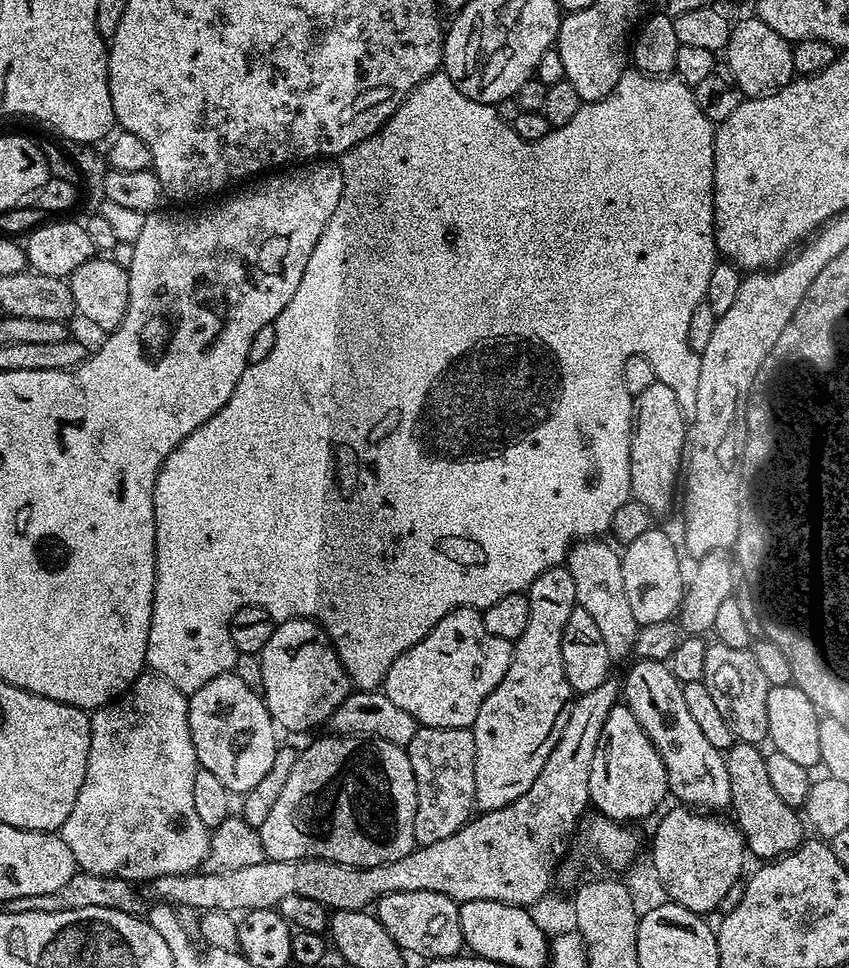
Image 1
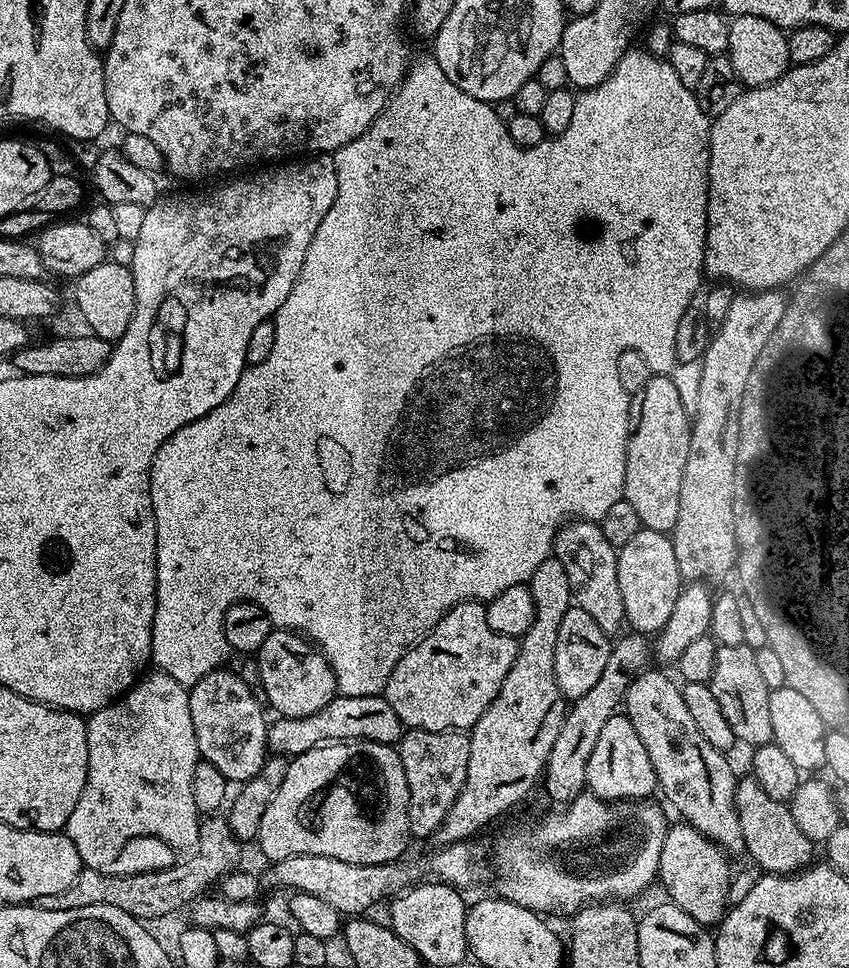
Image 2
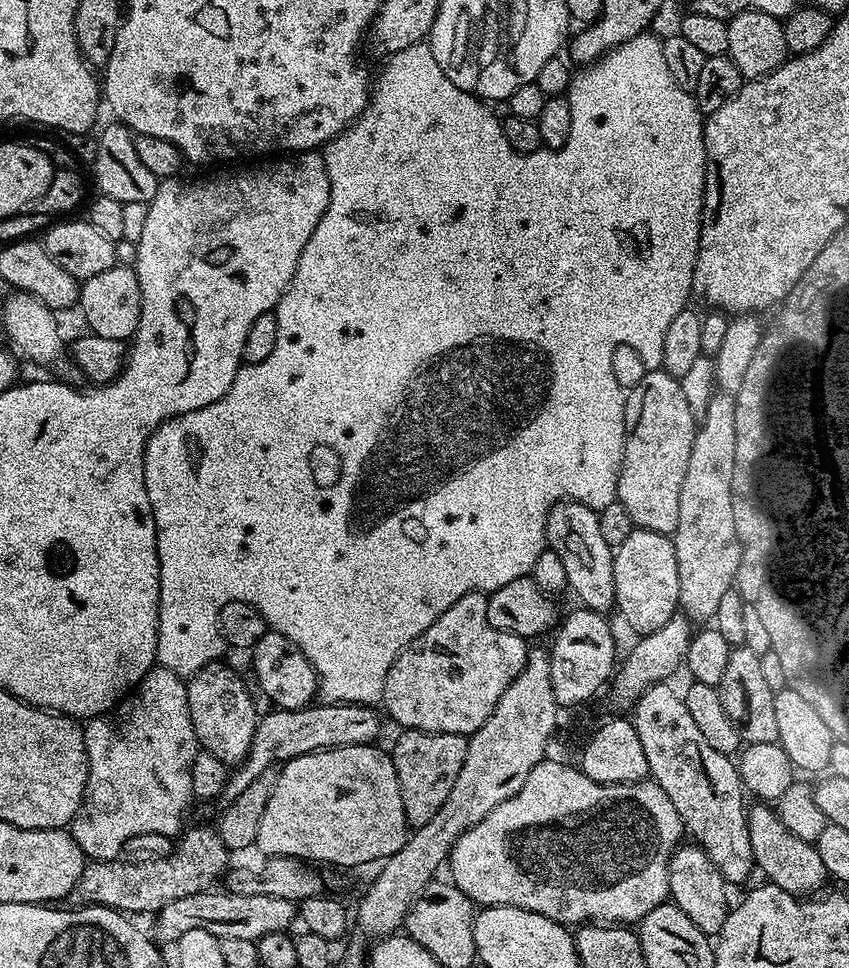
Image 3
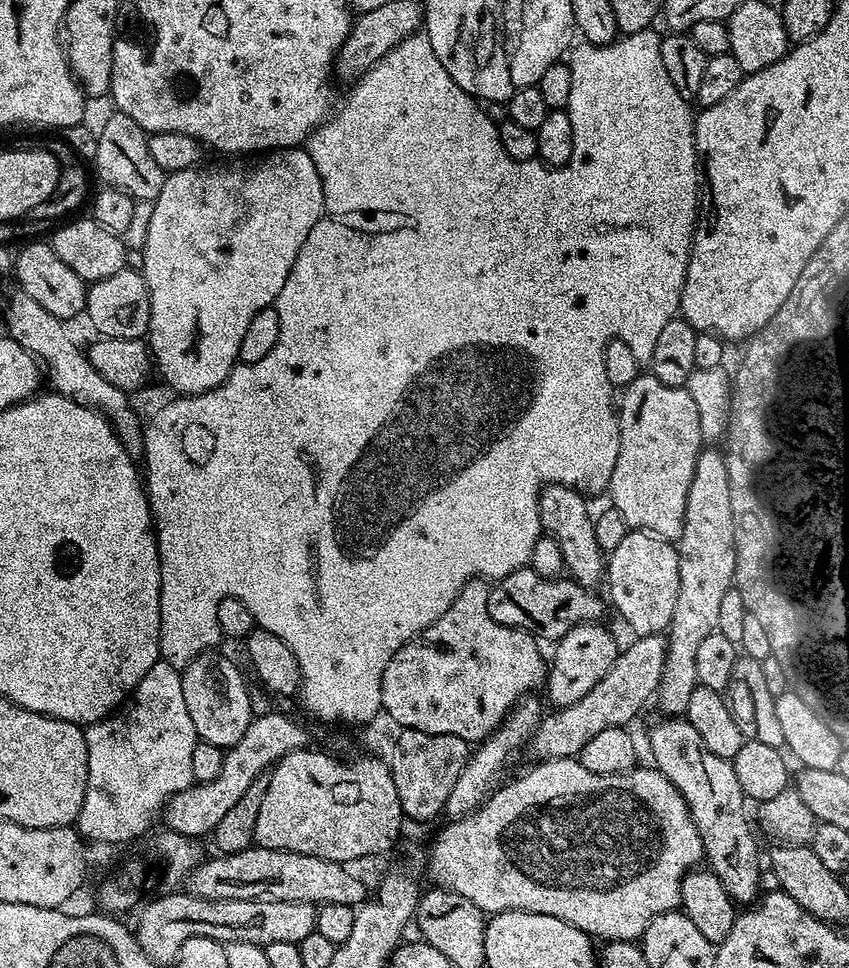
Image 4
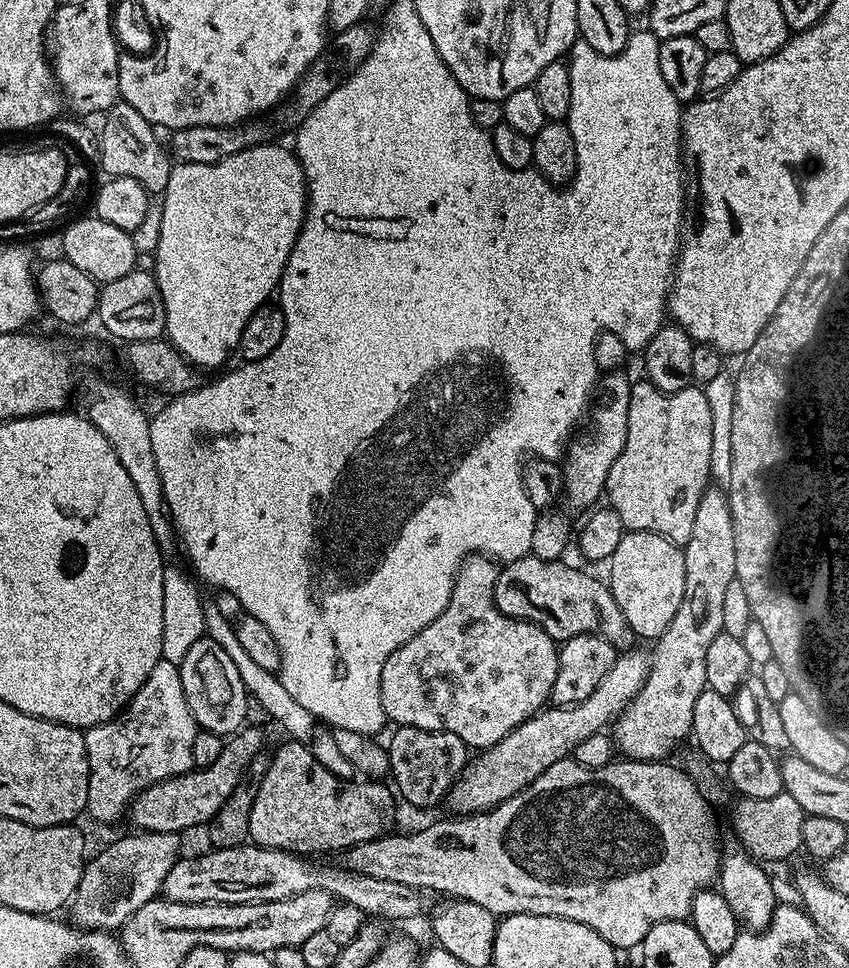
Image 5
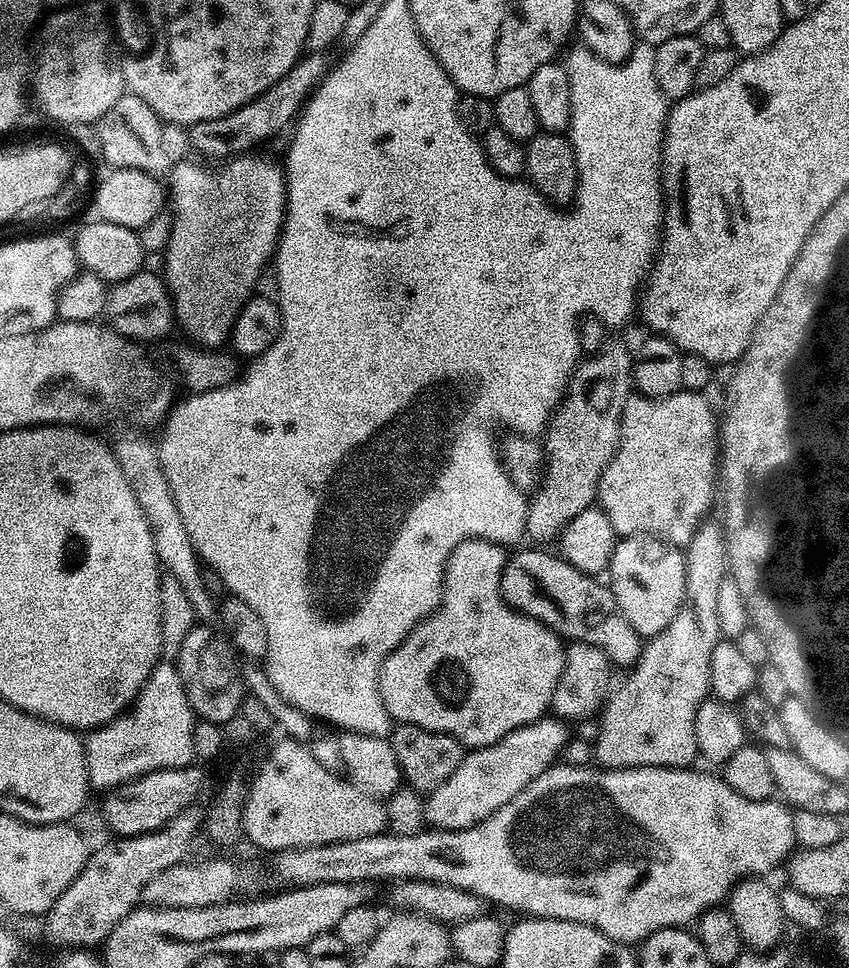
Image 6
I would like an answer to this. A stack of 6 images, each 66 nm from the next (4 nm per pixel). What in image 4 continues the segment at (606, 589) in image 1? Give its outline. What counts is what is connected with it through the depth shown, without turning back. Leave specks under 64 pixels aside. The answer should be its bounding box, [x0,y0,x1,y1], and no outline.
[540,484,606,589]

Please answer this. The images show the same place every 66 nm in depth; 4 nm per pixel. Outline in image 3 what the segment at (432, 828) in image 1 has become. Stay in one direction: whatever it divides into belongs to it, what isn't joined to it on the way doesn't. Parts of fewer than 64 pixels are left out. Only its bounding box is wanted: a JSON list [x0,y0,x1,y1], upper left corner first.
[390,728,468,829]

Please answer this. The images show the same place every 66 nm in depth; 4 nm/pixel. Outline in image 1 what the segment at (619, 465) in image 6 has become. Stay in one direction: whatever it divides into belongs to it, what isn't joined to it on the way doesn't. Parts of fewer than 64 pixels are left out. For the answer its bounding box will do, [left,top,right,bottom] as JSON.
[630,382,686,513]

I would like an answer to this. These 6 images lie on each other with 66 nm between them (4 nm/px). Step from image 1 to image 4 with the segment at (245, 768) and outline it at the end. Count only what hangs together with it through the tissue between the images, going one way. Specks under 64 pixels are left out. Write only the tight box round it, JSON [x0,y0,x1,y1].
[181,651,253,750]

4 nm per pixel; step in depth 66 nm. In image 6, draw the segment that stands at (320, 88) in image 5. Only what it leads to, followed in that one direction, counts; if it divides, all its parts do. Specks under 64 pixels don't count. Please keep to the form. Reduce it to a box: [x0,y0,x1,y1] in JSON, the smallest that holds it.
[187,51,330,162]

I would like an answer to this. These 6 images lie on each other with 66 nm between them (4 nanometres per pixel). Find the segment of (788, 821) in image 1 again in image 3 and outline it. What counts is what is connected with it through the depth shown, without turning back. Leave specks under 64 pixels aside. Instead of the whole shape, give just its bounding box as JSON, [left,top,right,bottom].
[747,804,830,896]

